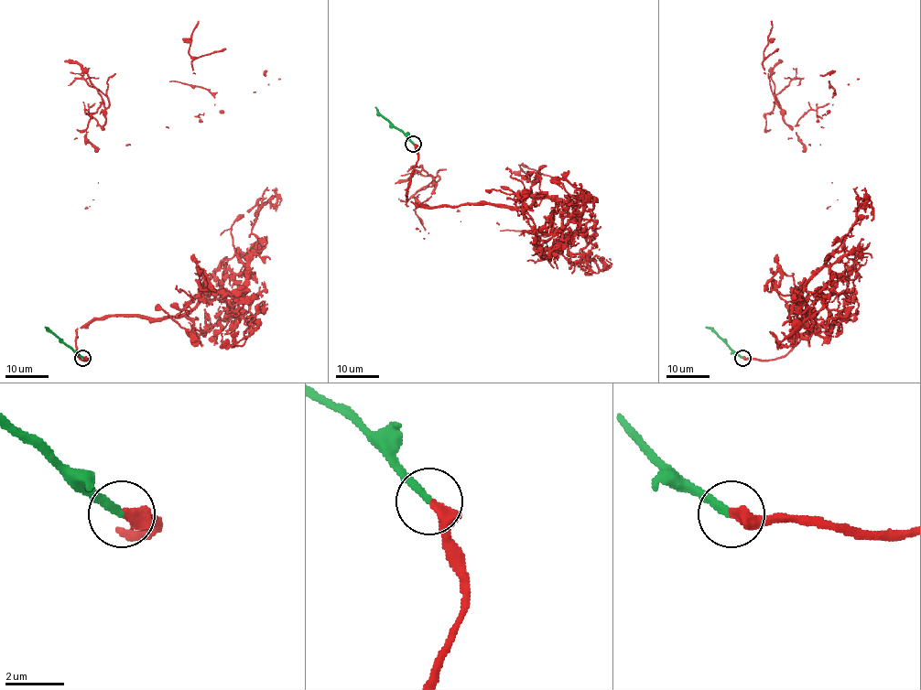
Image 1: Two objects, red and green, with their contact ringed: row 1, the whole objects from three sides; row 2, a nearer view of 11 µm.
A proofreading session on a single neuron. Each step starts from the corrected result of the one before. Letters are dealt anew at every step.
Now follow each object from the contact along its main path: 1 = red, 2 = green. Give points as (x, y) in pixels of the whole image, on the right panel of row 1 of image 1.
1: (742, 357), (793, 346), (806, 321), (796, 291), (858, 204), (828, 74), (764, 57), (771, 21)
2: (742, 357), (706, 327)

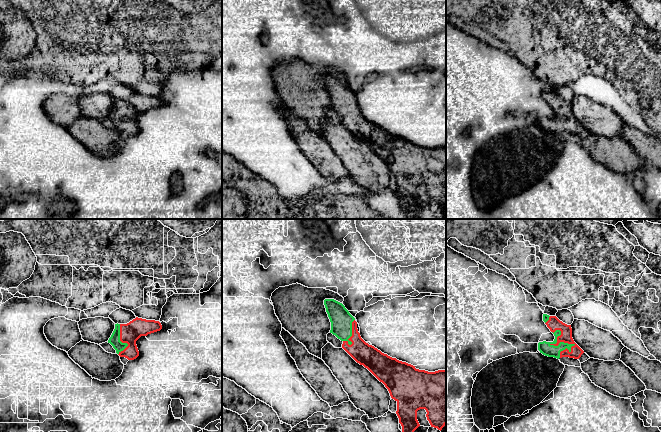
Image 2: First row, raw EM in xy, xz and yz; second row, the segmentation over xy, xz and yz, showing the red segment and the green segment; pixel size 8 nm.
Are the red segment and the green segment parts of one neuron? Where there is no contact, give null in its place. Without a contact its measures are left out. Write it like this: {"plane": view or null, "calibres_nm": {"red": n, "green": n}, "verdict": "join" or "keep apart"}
{"plane": "yz", "calibres_nm": {"red": 100, "green": 100}, "verdict": "join"}

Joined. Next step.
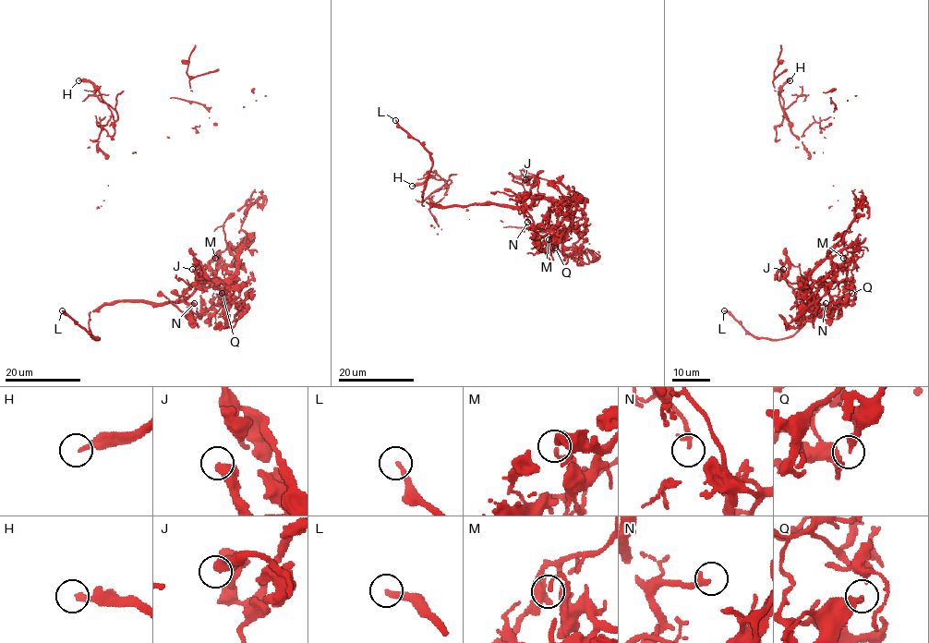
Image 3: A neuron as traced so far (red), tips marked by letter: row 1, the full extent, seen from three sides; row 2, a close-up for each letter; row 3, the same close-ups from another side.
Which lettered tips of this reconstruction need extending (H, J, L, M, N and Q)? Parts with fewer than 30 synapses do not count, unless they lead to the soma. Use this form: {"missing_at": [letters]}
{"missing_at": ["L", "N"]}

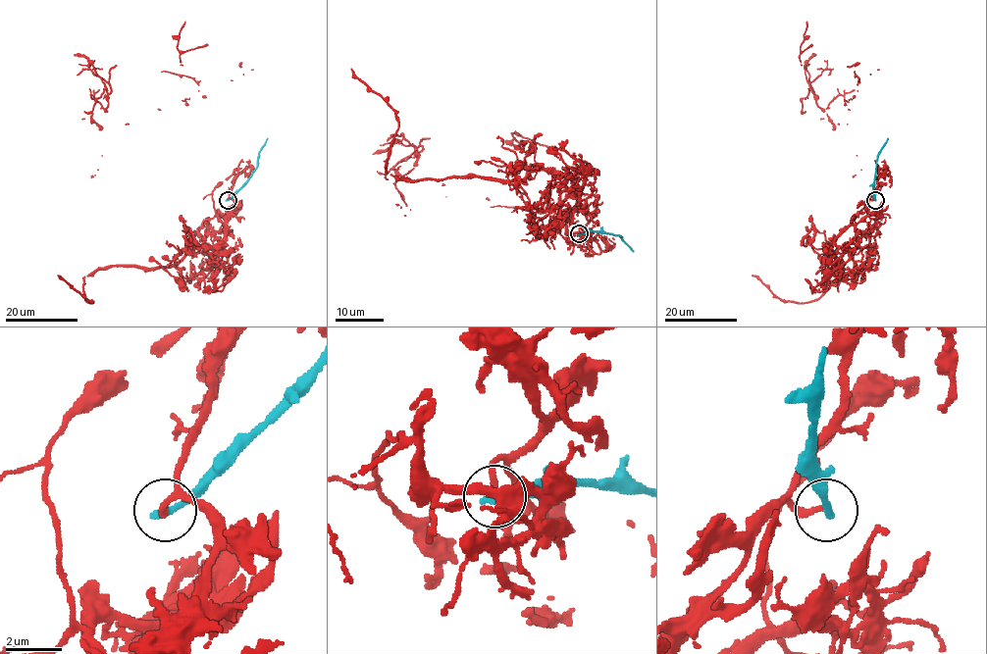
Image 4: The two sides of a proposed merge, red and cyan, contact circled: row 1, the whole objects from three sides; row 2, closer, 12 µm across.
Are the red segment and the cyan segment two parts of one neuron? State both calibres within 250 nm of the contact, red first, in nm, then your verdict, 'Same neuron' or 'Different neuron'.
Thickness 200 nm (red) against 300 nm. Different neuron

